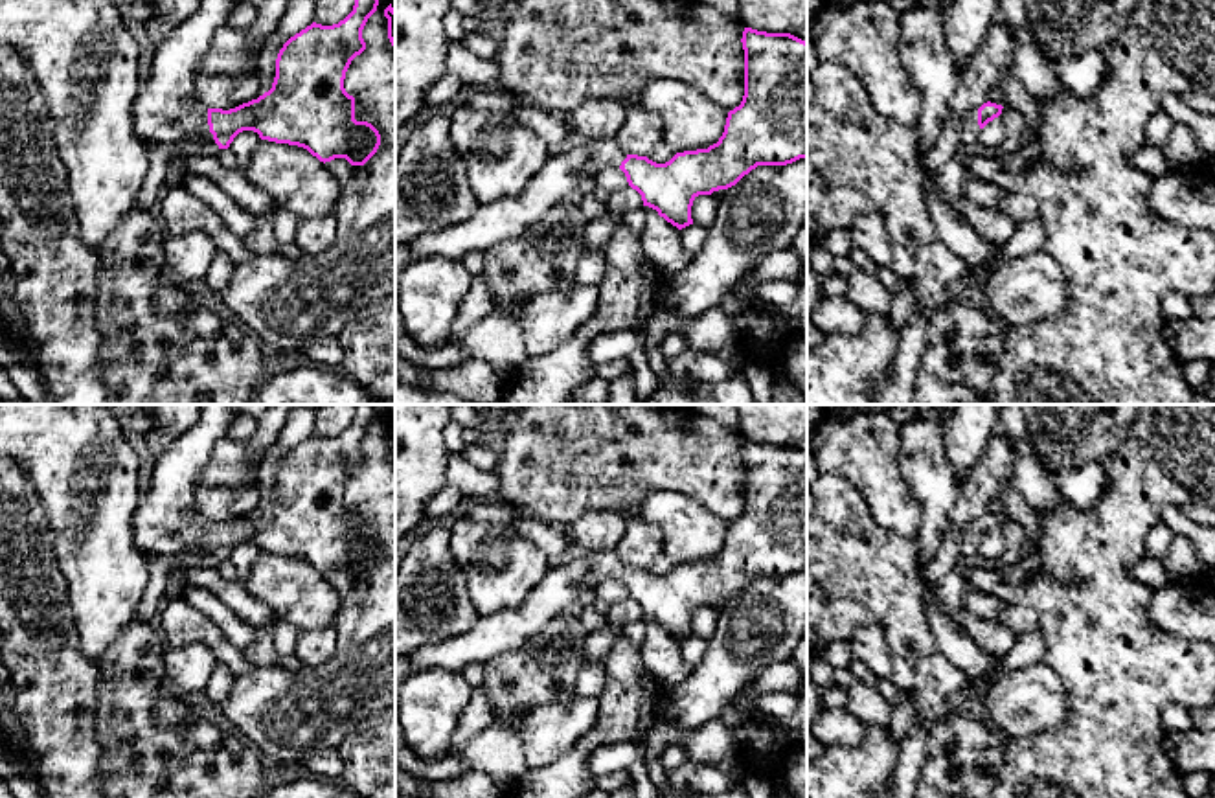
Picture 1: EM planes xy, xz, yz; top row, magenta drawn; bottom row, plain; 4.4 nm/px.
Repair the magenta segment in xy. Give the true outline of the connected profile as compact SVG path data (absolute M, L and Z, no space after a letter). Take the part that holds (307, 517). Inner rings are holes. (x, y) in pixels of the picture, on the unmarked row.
M202 405L195 425L156 458L154 474L147 495L132 517L132 541L145 557L171 553L206 555L213 552L219 561L228 561L243 542L254 542L261 552L289 555L307 561L320 574L346 570L351 577L364 577L379 561L380 546L368 533L355 531L355 509L344 500L351 473L366 462L362 441L377 423L375 405L357 405L353 423L333 438L312 434L290 449L278 465L272 500L235 520L206 520L197 509L197 482L208 465L213 447L228 438L237 417L237 405Z

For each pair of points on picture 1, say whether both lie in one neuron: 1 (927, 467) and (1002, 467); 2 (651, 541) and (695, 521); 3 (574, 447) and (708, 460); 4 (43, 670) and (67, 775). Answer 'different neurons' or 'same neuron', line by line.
1: different neurons
2: different neurons
3: same neuron
4: same neuron

